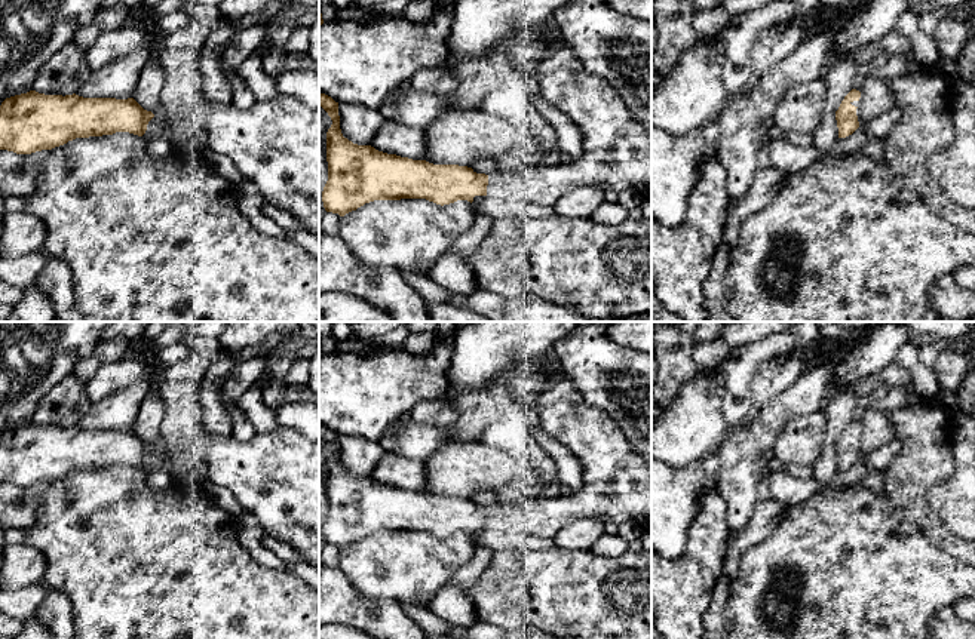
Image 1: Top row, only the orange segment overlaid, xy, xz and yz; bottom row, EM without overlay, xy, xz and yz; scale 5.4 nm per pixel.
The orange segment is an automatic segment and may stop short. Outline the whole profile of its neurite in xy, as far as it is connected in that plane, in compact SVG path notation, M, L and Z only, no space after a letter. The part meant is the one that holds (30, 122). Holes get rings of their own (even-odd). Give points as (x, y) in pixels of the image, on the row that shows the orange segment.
M30 90L1 102L0 150L31 154L76 138L116 132L142 136L153 117L134 98L83 98Z

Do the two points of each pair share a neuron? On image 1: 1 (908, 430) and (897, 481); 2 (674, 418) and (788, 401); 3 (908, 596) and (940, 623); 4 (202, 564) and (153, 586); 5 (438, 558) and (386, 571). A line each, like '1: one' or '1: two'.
1: one
2: two
3: two
4: one
5: one

